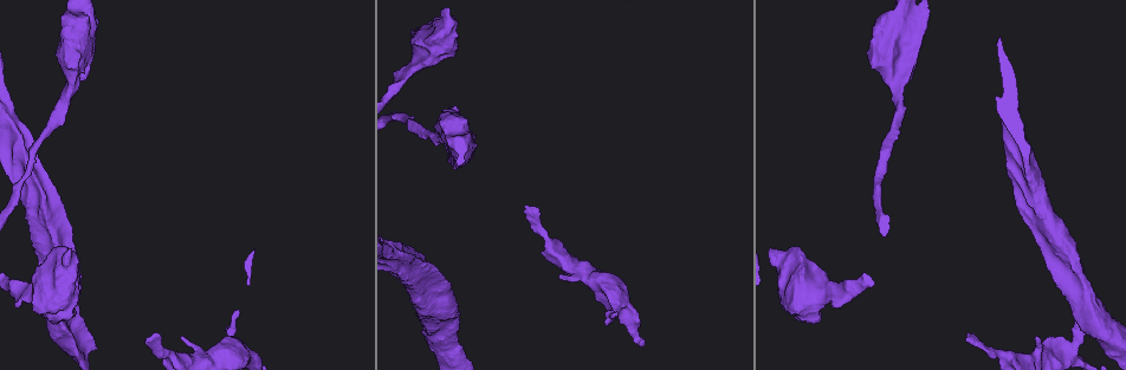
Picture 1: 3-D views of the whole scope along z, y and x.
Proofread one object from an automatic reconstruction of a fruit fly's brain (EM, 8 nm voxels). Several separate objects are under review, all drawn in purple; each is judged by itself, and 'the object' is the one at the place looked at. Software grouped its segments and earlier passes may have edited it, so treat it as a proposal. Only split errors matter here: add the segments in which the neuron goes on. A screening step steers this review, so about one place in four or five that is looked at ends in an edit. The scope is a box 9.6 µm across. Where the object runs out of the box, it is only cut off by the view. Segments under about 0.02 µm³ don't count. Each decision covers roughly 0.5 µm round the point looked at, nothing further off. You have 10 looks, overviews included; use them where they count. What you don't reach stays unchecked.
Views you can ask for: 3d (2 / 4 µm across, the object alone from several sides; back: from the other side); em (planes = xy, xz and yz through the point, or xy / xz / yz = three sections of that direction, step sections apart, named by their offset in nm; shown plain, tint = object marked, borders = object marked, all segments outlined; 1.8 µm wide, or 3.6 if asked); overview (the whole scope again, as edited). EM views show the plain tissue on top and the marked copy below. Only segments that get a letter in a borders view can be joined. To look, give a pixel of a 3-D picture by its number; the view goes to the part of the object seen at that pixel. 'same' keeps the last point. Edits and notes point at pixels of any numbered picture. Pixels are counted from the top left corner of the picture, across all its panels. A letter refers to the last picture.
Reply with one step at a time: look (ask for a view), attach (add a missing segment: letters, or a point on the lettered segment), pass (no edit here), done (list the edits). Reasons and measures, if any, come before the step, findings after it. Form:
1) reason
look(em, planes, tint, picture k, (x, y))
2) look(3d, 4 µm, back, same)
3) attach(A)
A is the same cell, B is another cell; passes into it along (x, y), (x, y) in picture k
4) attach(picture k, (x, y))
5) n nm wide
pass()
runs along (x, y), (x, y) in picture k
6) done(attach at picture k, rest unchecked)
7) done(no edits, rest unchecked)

an open end
look(em, planes, borders, picture 1, (146, 339))

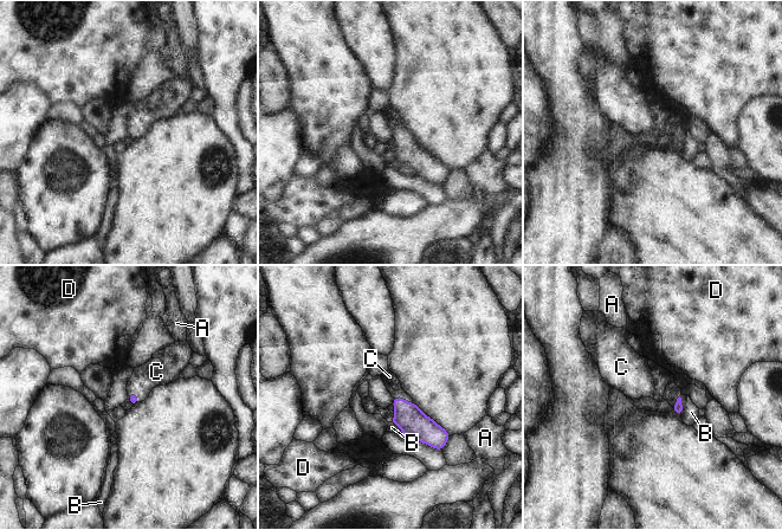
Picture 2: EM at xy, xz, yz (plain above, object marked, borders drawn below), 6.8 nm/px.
attach(C)
C is the same cell, A, B and D are other cells; it goes on there

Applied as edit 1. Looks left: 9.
free end
look(3d, 4 µm, picture 1, (558, 278))

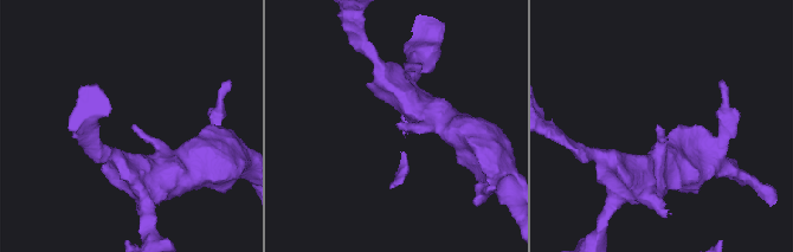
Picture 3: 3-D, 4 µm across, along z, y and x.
look(em, yz, step 16, tint, picture 3, (657, 125))

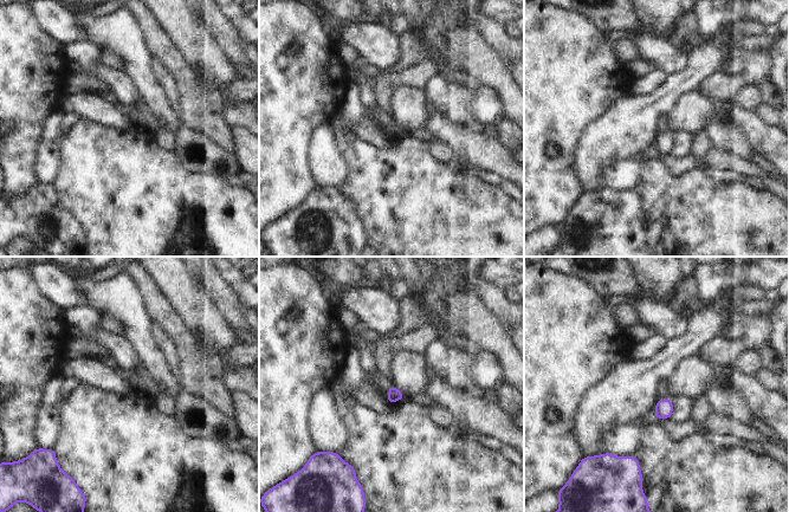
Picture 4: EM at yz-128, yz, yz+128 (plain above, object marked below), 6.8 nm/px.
look(em, yz, step 16, borders, same)

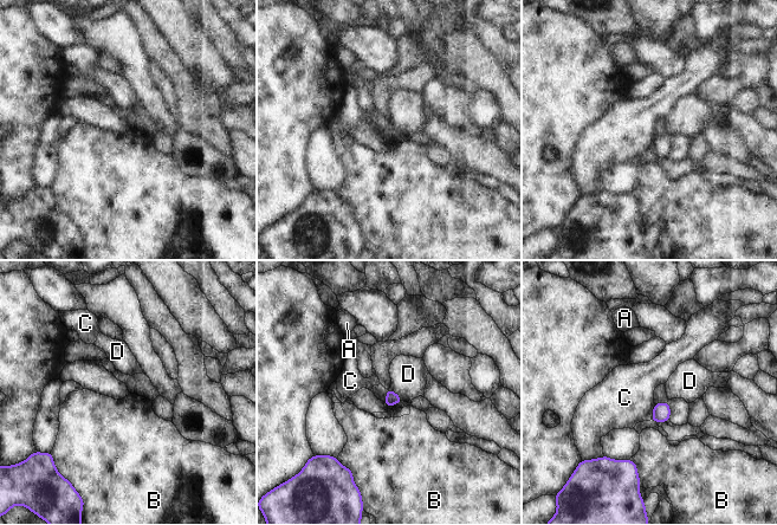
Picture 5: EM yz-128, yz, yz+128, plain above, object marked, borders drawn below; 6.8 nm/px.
pass()
A, B, C and D are other cells; border along (389, 388), (403, 400) in picture 5; no lettered segment goes on from it

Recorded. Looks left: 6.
free end
look(em, planes, borders, picture 1, (238, 310))

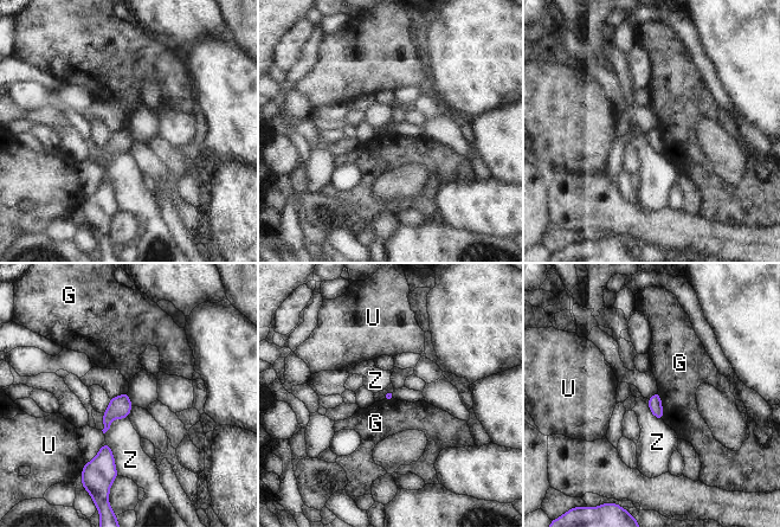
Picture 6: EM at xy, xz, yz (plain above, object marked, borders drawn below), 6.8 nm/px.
pass()
G, U and Z are other cells; border along (658, 391), (663, 419) in picture 6; no lettered segment goes on from it

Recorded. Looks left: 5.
see it whole again
look(overview)

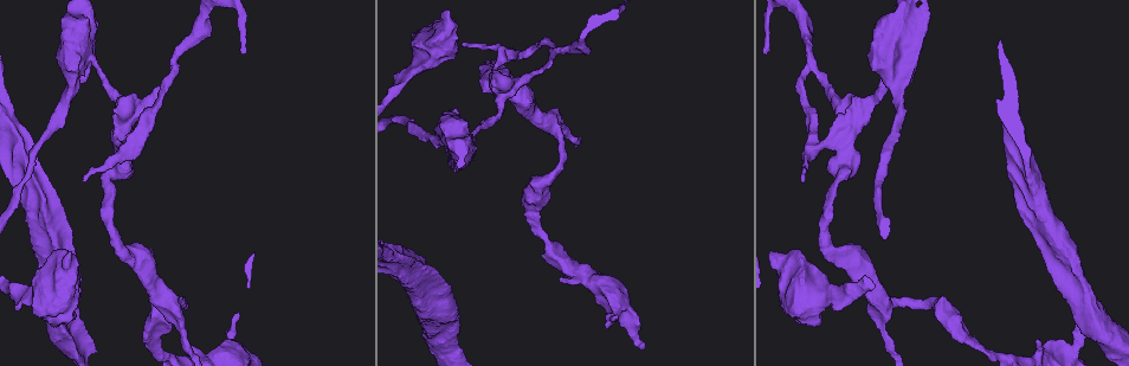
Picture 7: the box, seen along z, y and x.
look(3d, 2 µm, picture 7, (801, 180))

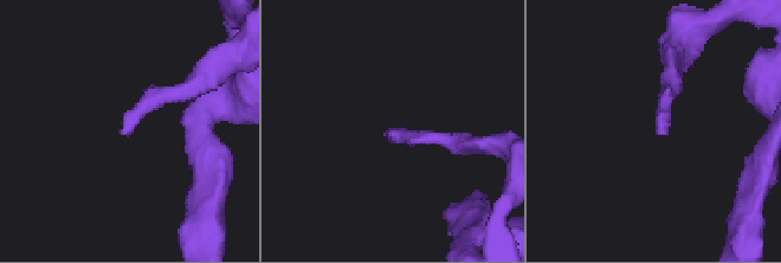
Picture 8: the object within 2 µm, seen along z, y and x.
shape alone is not enough
look(em, planes, borders, picture 8, (664, 132))

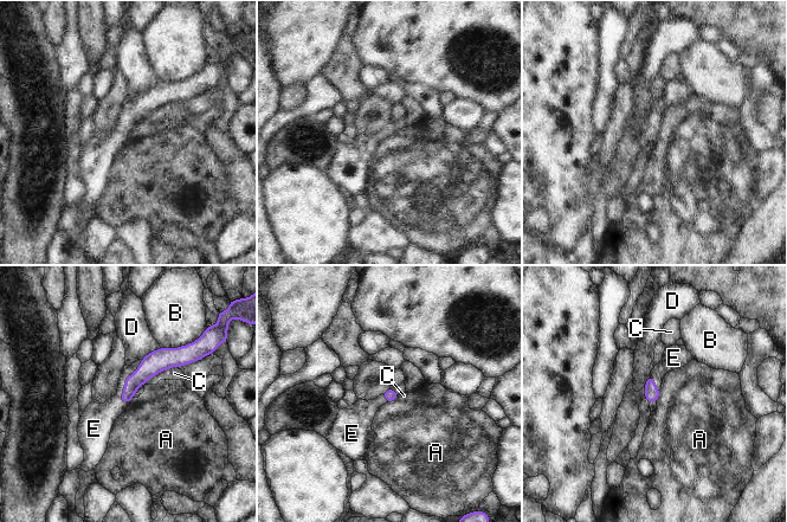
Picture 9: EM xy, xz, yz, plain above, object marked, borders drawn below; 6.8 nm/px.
attach(E)
E is the same cell, A, B, C and D are other cells; passes into it along (156, 361), (126, 380), (108, 412) in picture 9; it goes on there

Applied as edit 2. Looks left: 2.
done(attach at picture 2, attach at picture 9, rest unchecked)

